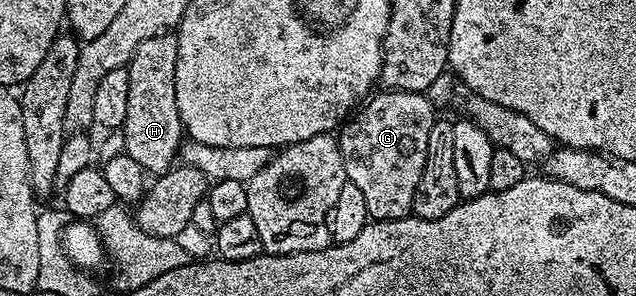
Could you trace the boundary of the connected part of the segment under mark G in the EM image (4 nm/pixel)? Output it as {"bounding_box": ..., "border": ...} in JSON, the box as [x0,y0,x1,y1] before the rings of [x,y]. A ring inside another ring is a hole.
{"bounding_box":[337,89,437,222],"border":[[[388,89],[382,93],[368,97],[342,123],[337,137],[345,160],[347,181],[357,184],[365,196],[368,219],[388,222],[411,214],[413,192],[417,192],[417,184],[425,168],[429,128],[433,128],[437,114],[426,93]]]}

